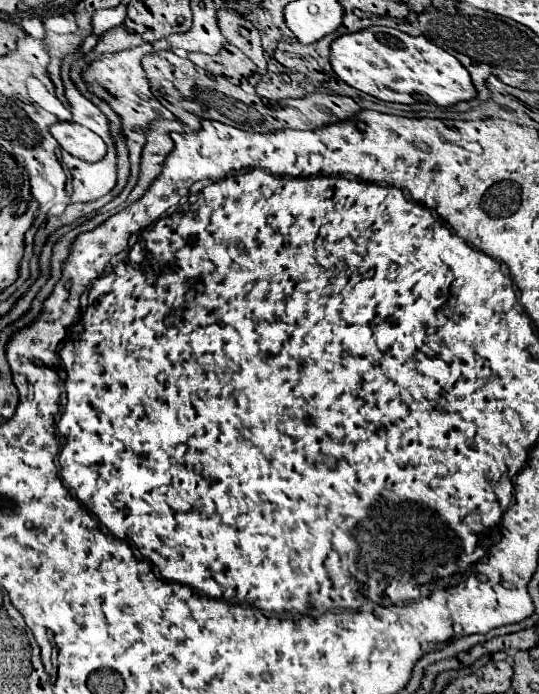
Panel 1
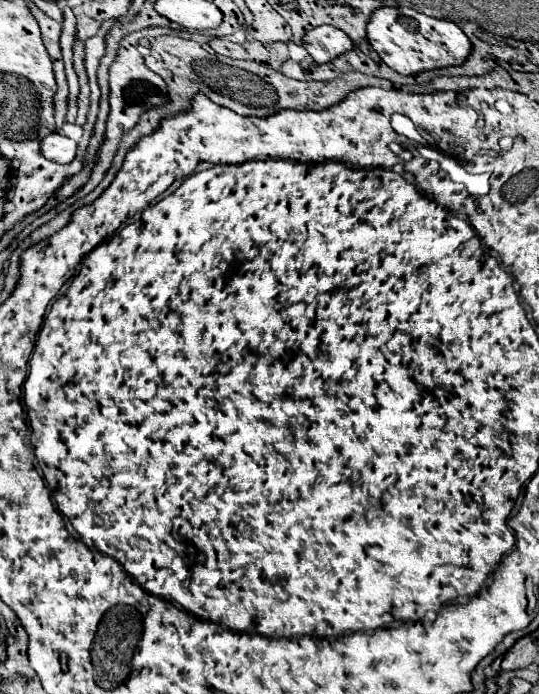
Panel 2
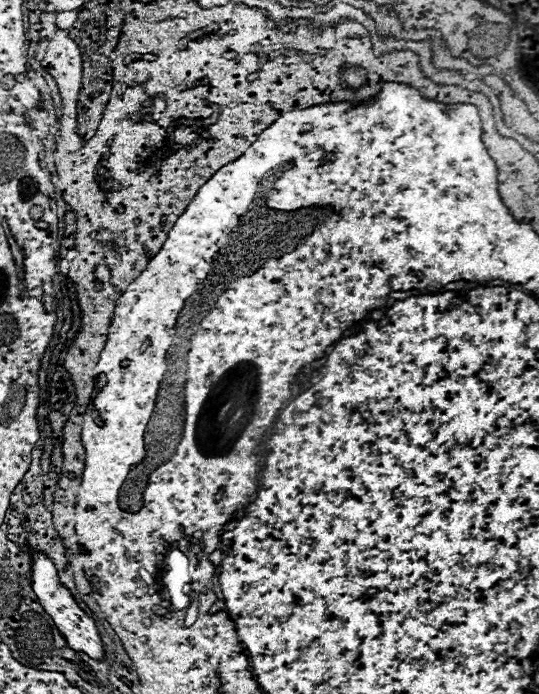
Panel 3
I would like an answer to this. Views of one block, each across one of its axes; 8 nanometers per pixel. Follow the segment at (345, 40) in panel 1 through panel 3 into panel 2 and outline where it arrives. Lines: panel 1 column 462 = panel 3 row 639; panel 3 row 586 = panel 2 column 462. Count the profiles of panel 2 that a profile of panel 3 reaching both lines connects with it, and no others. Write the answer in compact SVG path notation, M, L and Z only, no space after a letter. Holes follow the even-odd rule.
M384 6L374 10L366 26L366 38L380 56L380 60L404 76L416 76L428 70L460 66L472 52L468 36L456 24L424 16L412 8Z

